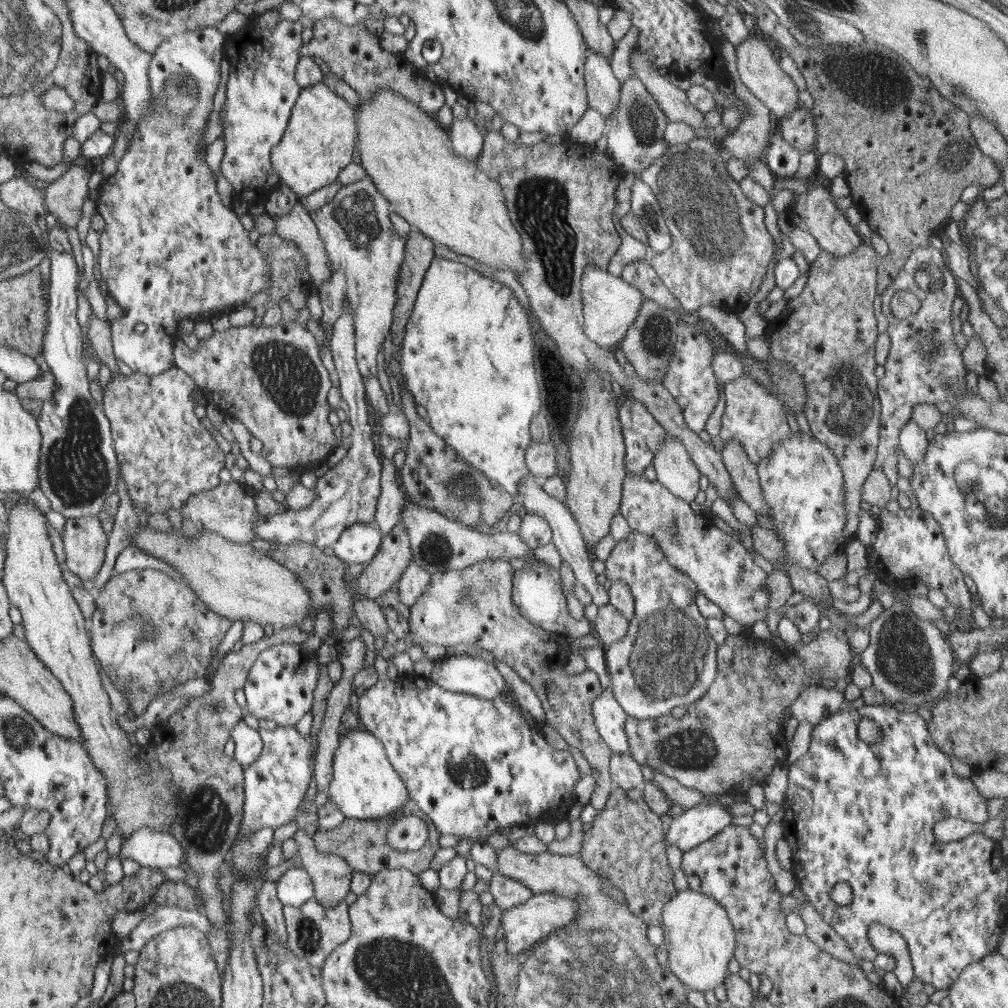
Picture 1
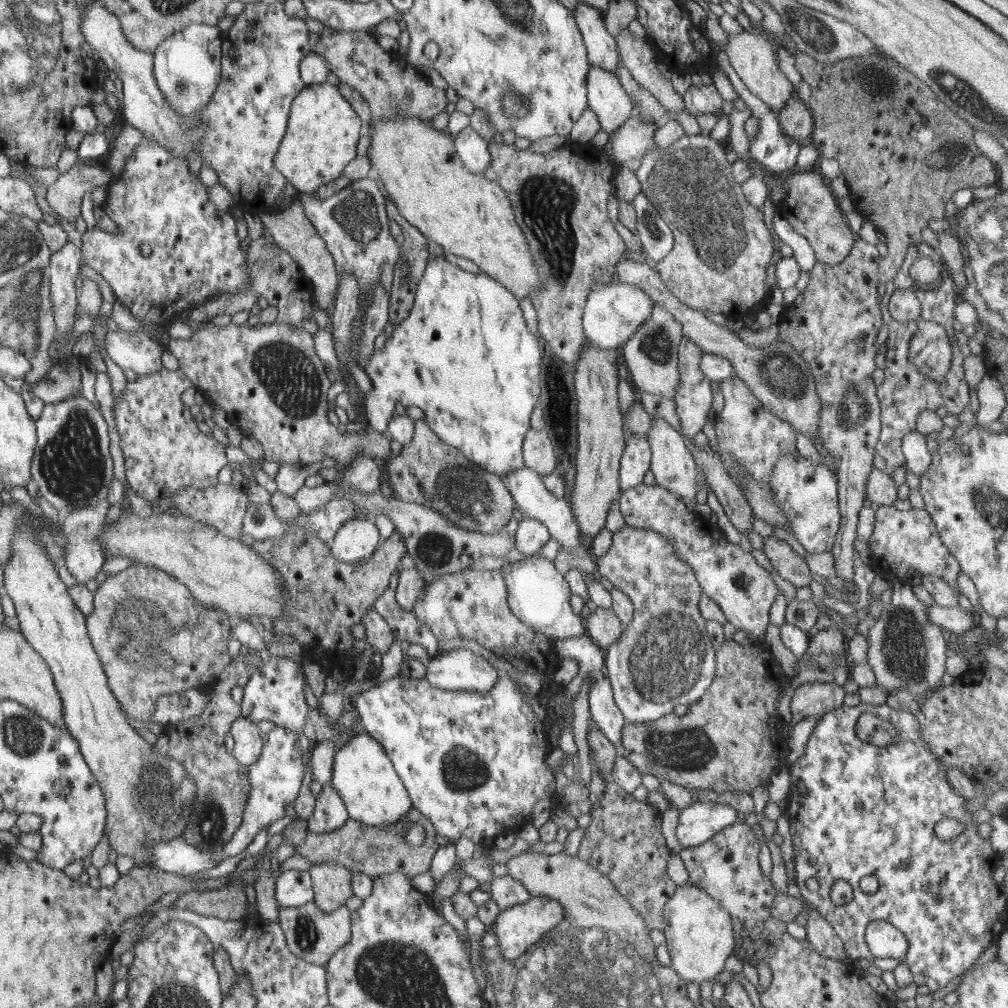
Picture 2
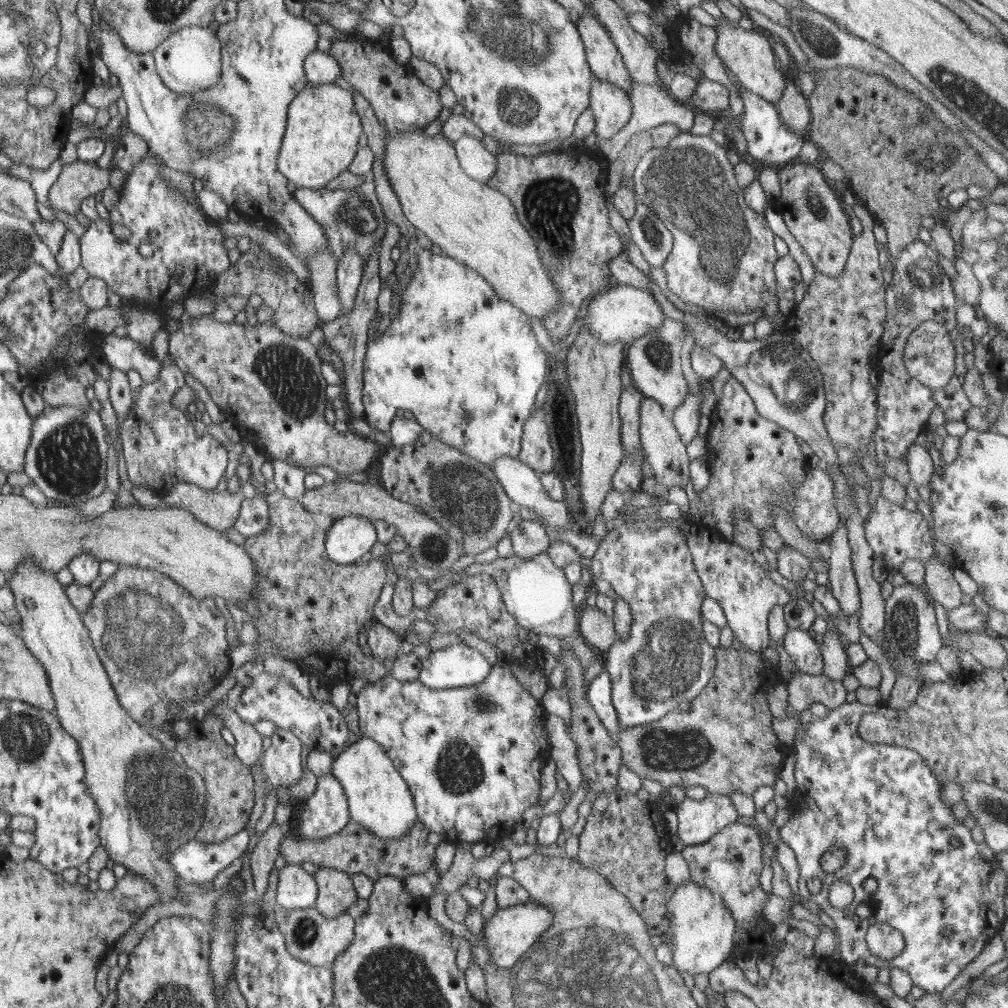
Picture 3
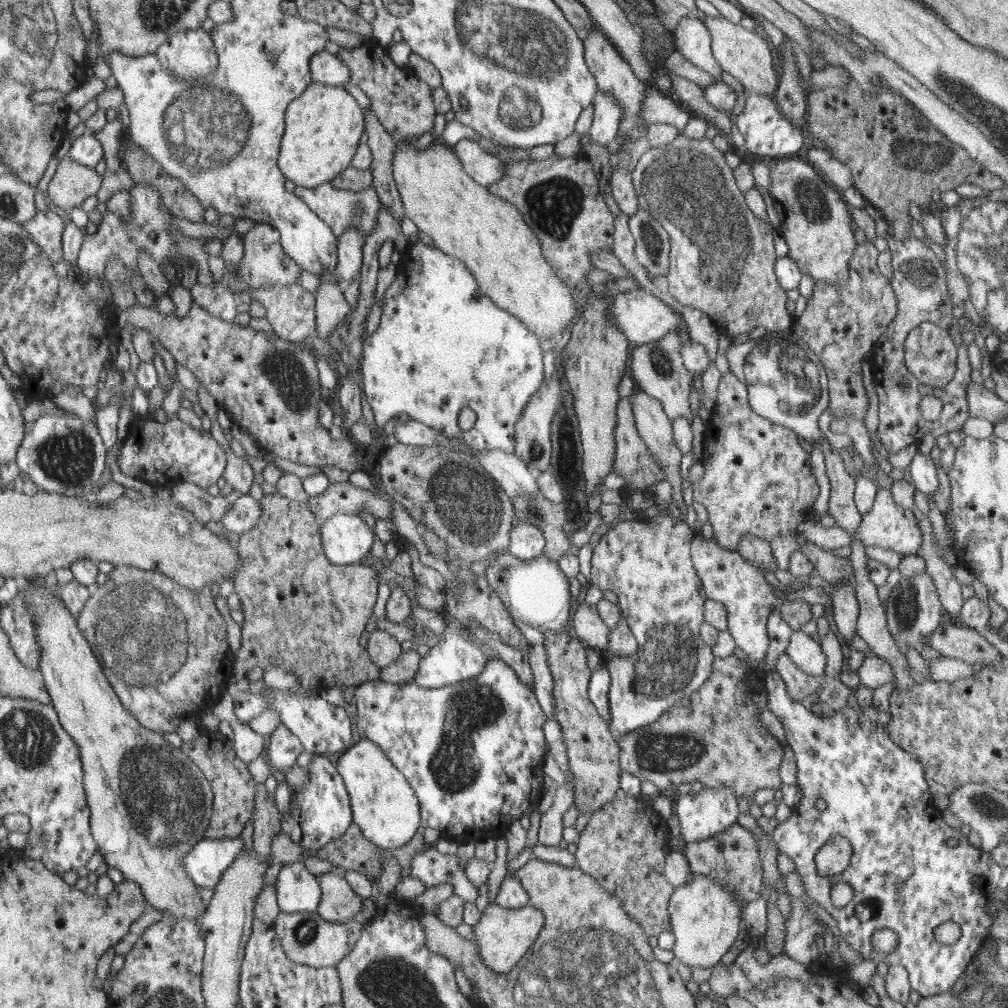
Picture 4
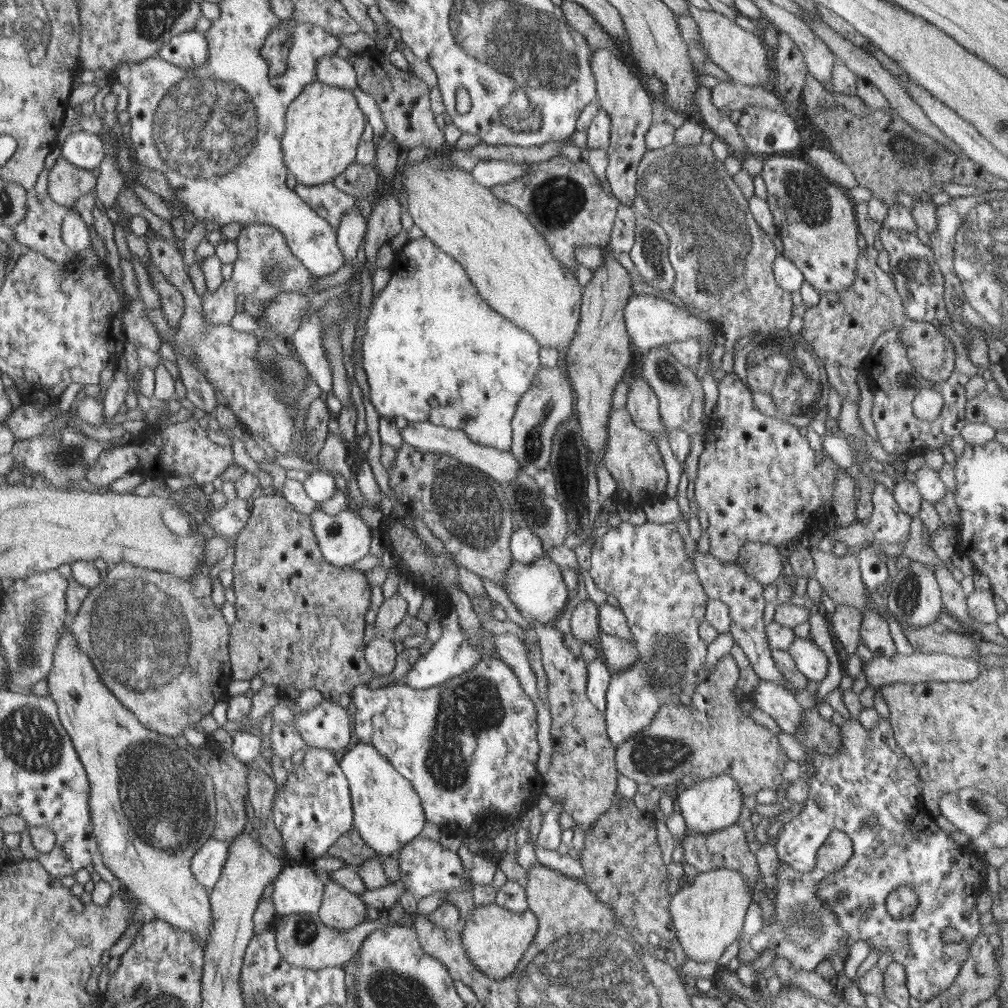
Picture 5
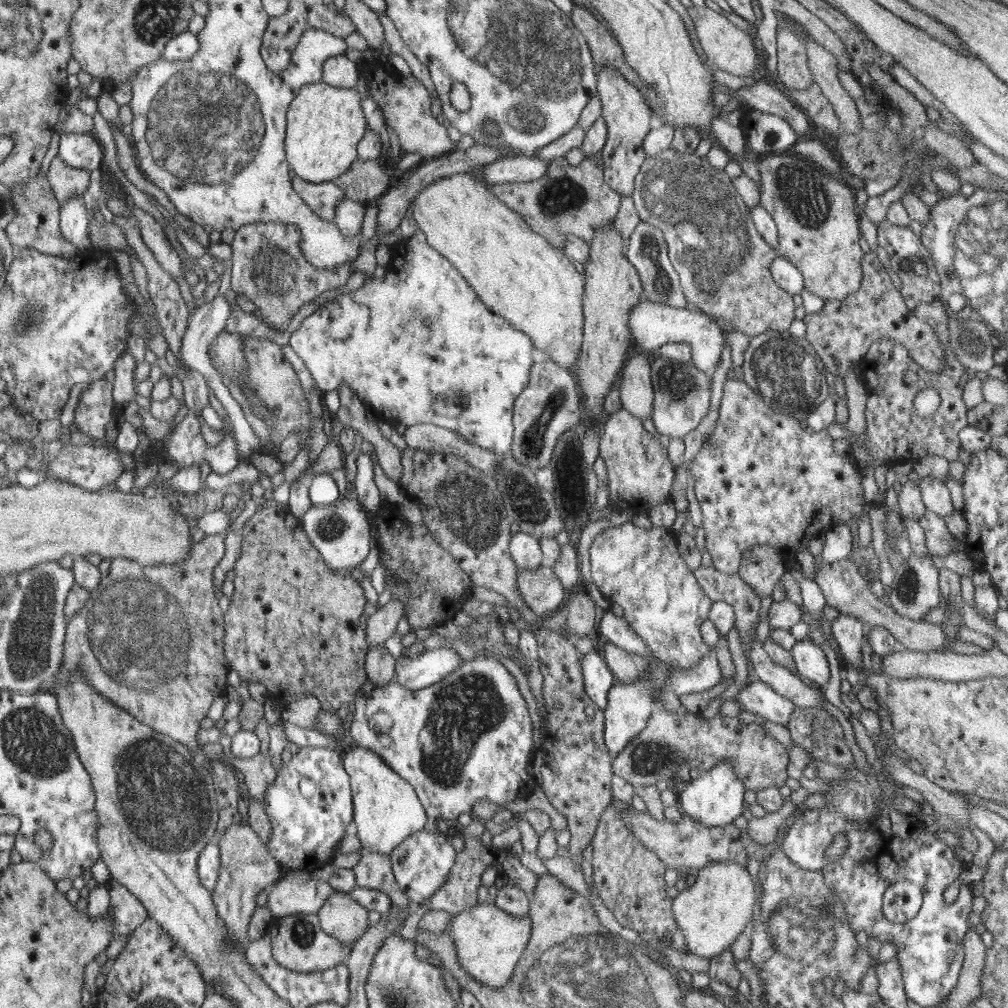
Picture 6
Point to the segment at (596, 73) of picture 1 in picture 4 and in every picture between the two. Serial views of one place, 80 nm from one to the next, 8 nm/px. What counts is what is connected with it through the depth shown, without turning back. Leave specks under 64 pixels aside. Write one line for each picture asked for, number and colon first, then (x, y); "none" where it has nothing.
2: (611, 103)
3: (612, 109)
4: (608, 115)

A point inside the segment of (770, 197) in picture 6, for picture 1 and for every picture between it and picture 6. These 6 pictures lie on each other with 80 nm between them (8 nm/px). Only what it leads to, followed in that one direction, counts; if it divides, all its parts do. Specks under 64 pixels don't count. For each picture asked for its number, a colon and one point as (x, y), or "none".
1: (815, 211)
2: (810, 207)
3: (811, 209)
4: (817, 225)
5: (815, 219)

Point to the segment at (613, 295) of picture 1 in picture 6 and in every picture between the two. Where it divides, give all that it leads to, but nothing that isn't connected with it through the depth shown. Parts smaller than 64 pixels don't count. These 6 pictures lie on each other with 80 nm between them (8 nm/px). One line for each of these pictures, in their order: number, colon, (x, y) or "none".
2: (614, 311)
3: (624, 313)
4: (642, 317)
5: (651, 321)
6: (654, 324)

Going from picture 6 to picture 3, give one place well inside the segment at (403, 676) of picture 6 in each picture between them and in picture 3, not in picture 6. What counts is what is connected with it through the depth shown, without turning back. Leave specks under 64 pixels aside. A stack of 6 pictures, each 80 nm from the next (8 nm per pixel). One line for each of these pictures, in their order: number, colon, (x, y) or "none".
3: (455, 666)
4: (453, 659)
5: (451, 656)

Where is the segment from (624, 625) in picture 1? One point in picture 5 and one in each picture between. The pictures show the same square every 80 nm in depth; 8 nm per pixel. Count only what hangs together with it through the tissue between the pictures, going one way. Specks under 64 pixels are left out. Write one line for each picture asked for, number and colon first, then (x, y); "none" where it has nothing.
2: (604, 627)
3: (598, 629)
4: (590, 628)
5: (584, 618)

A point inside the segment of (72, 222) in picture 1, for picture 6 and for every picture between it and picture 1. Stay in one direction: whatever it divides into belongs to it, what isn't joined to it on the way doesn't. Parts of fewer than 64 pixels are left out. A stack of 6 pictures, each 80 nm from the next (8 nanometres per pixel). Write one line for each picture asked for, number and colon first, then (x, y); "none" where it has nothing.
2: (65, 196)
3: (77, 180)
4: (73, 183)
5: (67, 183)
6: (66, 181)

